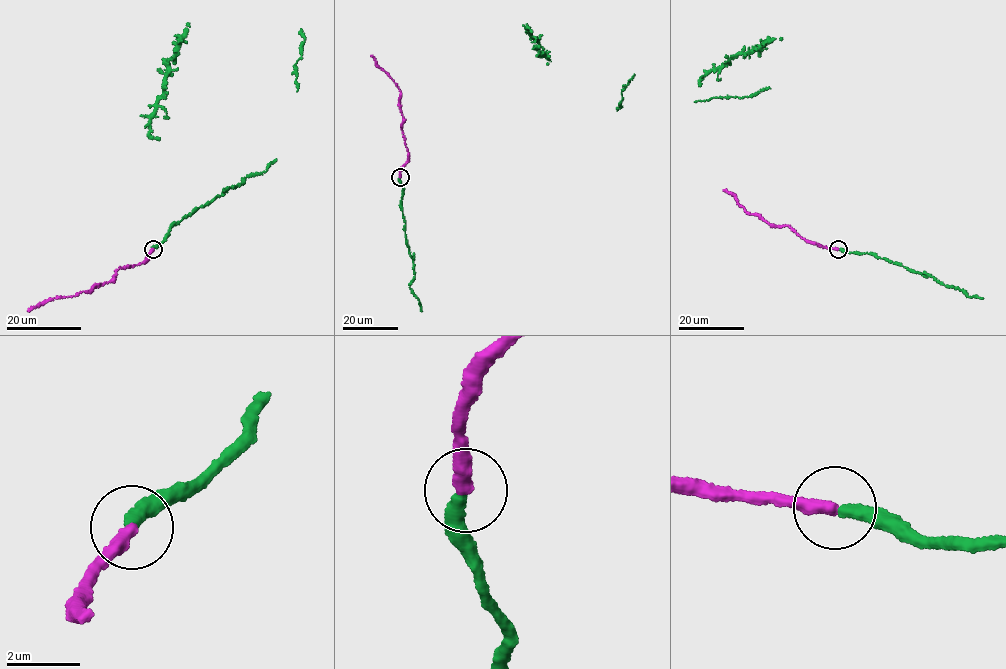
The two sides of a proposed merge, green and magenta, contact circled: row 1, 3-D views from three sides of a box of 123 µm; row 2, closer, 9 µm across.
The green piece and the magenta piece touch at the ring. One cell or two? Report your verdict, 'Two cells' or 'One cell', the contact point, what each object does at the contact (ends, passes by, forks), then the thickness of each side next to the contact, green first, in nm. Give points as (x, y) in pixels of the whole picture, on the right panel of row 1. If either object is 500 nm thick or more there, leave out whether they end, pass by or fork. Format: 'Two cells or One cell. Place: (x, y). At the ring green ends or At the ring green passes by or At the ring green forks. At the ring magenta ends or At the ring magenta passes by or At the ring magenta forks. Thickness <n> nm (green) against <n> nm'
One cell. Place: (838, 249). At the ring green ends. At the ring magenta ends. Thickness 380 nm (green) against 400 nm

